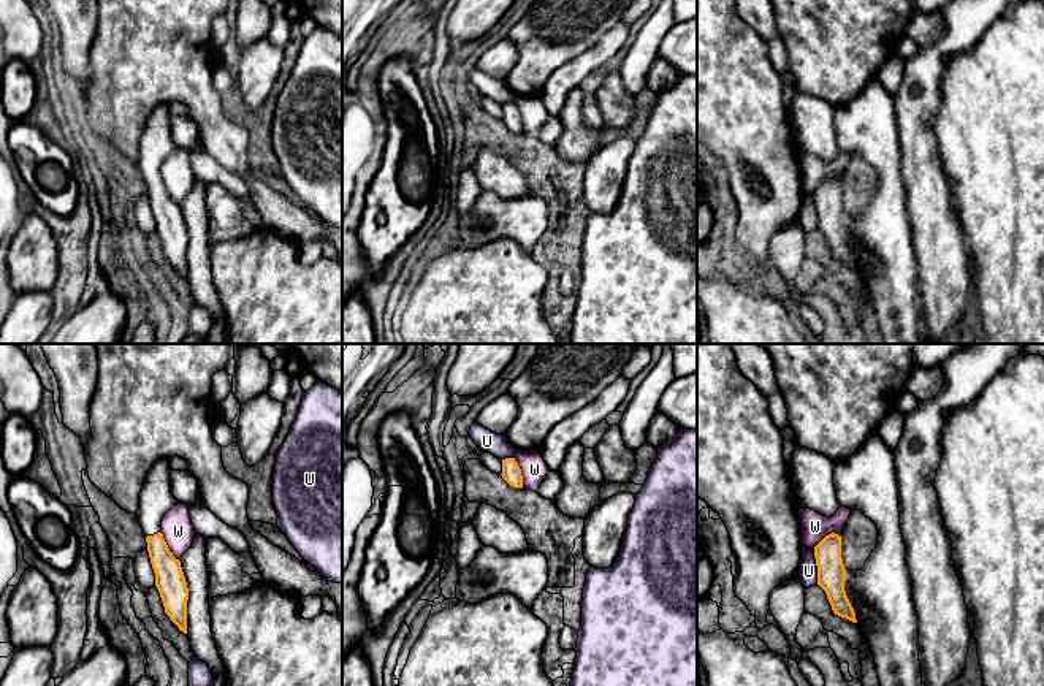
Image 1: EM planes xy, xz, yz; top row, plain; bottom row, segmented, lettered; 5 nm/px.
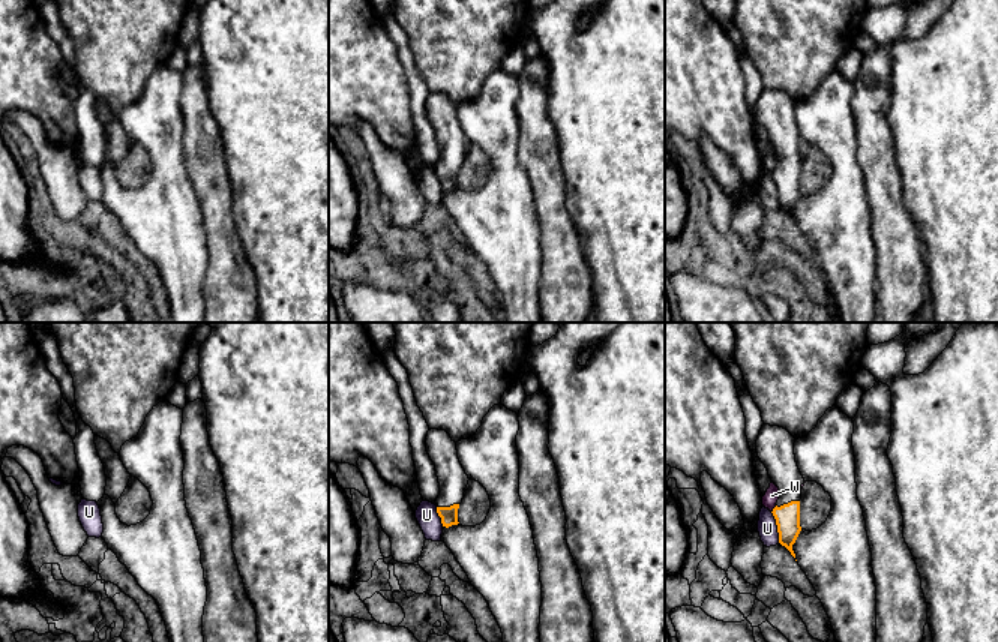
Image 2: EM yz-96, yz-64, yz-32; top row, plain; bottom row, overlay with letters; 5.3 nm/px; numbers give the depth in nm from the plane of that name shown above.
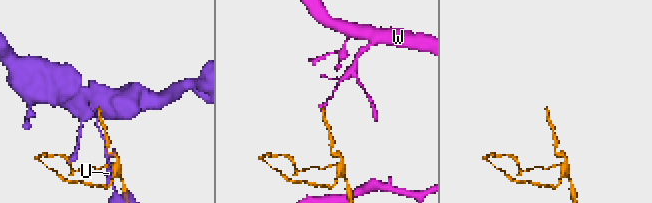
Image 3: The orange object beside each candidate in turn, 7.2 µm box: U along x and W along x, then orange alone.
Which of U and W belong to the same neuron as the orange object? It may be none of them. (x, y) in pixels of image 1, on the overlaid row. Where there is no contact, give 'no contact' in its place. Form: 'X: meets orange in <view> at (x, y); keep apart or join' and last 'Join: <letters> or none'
U: meets orange in yz at (818, 567); keep apart
W: meets orange in xz at (520, 472); keep apart
Join: none

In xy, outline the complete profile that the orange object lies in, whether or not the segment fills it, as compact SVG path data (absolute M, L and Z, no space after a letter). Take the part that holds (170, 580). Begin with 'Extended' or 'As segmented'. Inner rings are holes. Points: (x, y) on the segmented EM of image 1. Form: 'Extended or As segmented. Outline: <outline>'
Extended. Outline: M157 459L152 464L143 482L136 518L146 535L149 558L155 574L155 586L160 593L165 613L179 631L187 634L187 581L181 561L173 556L162 534L163 515L179 504L171 494L170 474L168 459Z

